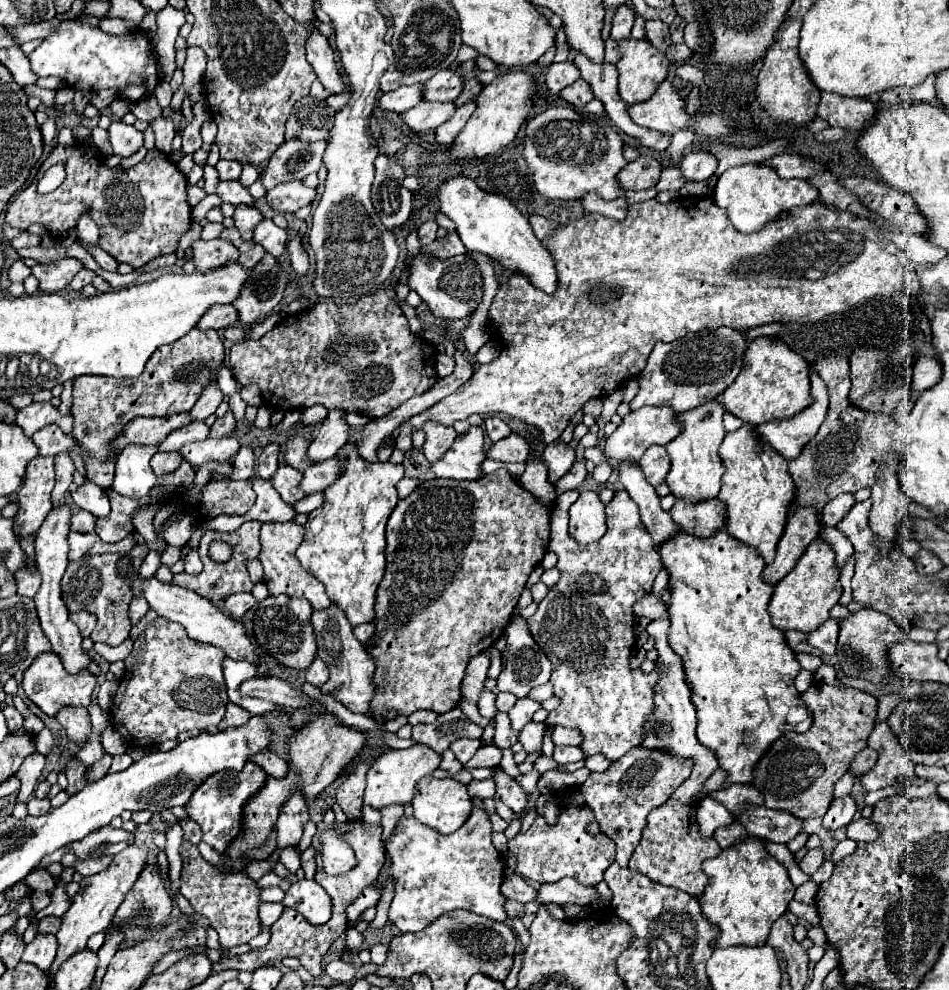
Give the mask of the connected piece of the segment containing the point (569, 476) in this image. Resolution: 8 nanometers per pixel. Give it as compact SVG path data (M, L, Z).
M582 457L582 459L578 459L578 461L572 465L572 469L566 473L566 477L558 481L556 491L558 491L558 493L564 493L564 491L578 489L578 487L582 485L584 477L586 477L586 469L584 469L584 457Z

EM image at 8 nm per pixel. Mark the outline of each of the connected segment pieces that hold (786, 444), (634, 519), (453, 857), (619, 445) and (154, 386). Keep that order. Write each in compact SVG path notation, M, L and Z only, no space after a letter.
M810 369L810 385L812 385L812 397L816 399L814 405L810 405L792 419L768 421L754 429L754 433L774 451L778 451L786 461L800 455L802 447L816 435L826 417L828 389L814 369Z
M618 491L606 505L608 529L600 541L592 545L576 543L570 537L568 523L568 511L552 511L548 549L558 555L556 567L560 569L560 579L552 589L548 589L548 595L538 603L536 613L528 619L530 635L552 661L550 683L554 685L554 695L562 699L560 707L548 715L546 725L580 729L584 735L580 747L584 753L602 753L604 757L608 757L608 761L616 761L640 743L642 725L654 711L652 685L654 681L658 681L658 669L654 669L650 675L630 669L630 653L634 647L632 605L652 591L652 583L662 569L662 561L650 543L646 527L640 521L638 505L626 491Z
M474 809L470 819L452 835L440 835L412 815L402 815L384 845L390 857L390 869L372 883L378 891L382 891L388 881L394 883L388 921L398 927L400 933L416 933L448 911L466 909L504 923L506 897L500 893L504 857L492 847L490 835L490 817L480 809Z
M672 405L642 407L638 411L628 413L622 419L622 425L618 425L618 429L606 439L606 455L610 455L616 461L624 461L624 459L638 461L650 445L666 445L678 433L680 433L680 419L678 419L678 413L672 409Z
M194 327L190 333L186 333L186 337L182 337L182 341L174 341L174 345L162 345L162 349L154 351L154 357L150 357L140 377L122 381L116 377L74 379L74 405L70 409L70 415L74 417L72 435L86 451L84 477L102 489L108 489L112 485L118 453L112 449L112 441L122 435L124 427L136 417L166 417L190 411L204 387L216 379L216 369L222 363L224 343L218 333L214 329L200 331Z

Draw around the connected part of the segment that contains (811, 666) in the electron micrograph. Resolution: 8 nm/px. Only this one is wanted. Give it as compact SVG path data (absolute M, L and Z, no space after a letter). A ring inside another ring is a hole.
M798 655L798 661L800 661L802 669L812 671L812 673L822 665L822 659L820 659L820 657L816 657L816 655Z

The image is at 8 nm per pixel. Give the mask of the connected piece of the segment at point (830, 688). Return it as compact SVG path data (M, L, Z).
M812 683L802 693L802 701L814 715L814 725L806 733L786 733L762 757L754 769L752 785L764 793L764 805L788 811L794 817L824 817L836 781L850 769L854 755L866 749L866 741L874 729L878 701L876 697L846 685Z

